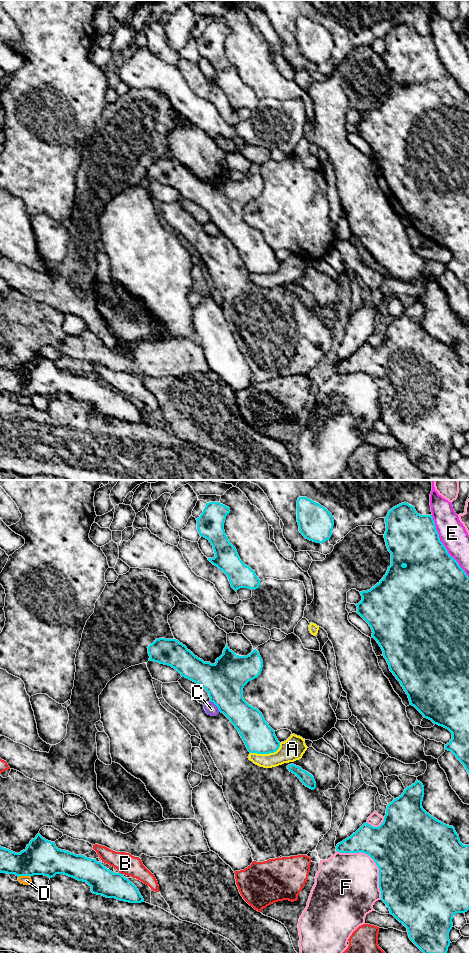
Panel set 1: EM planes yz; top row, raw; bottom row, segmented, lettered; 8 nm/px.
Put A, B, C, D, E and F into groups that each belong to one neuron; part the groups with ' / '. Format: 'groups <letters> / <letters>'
groups A / B / C / D / E / F

